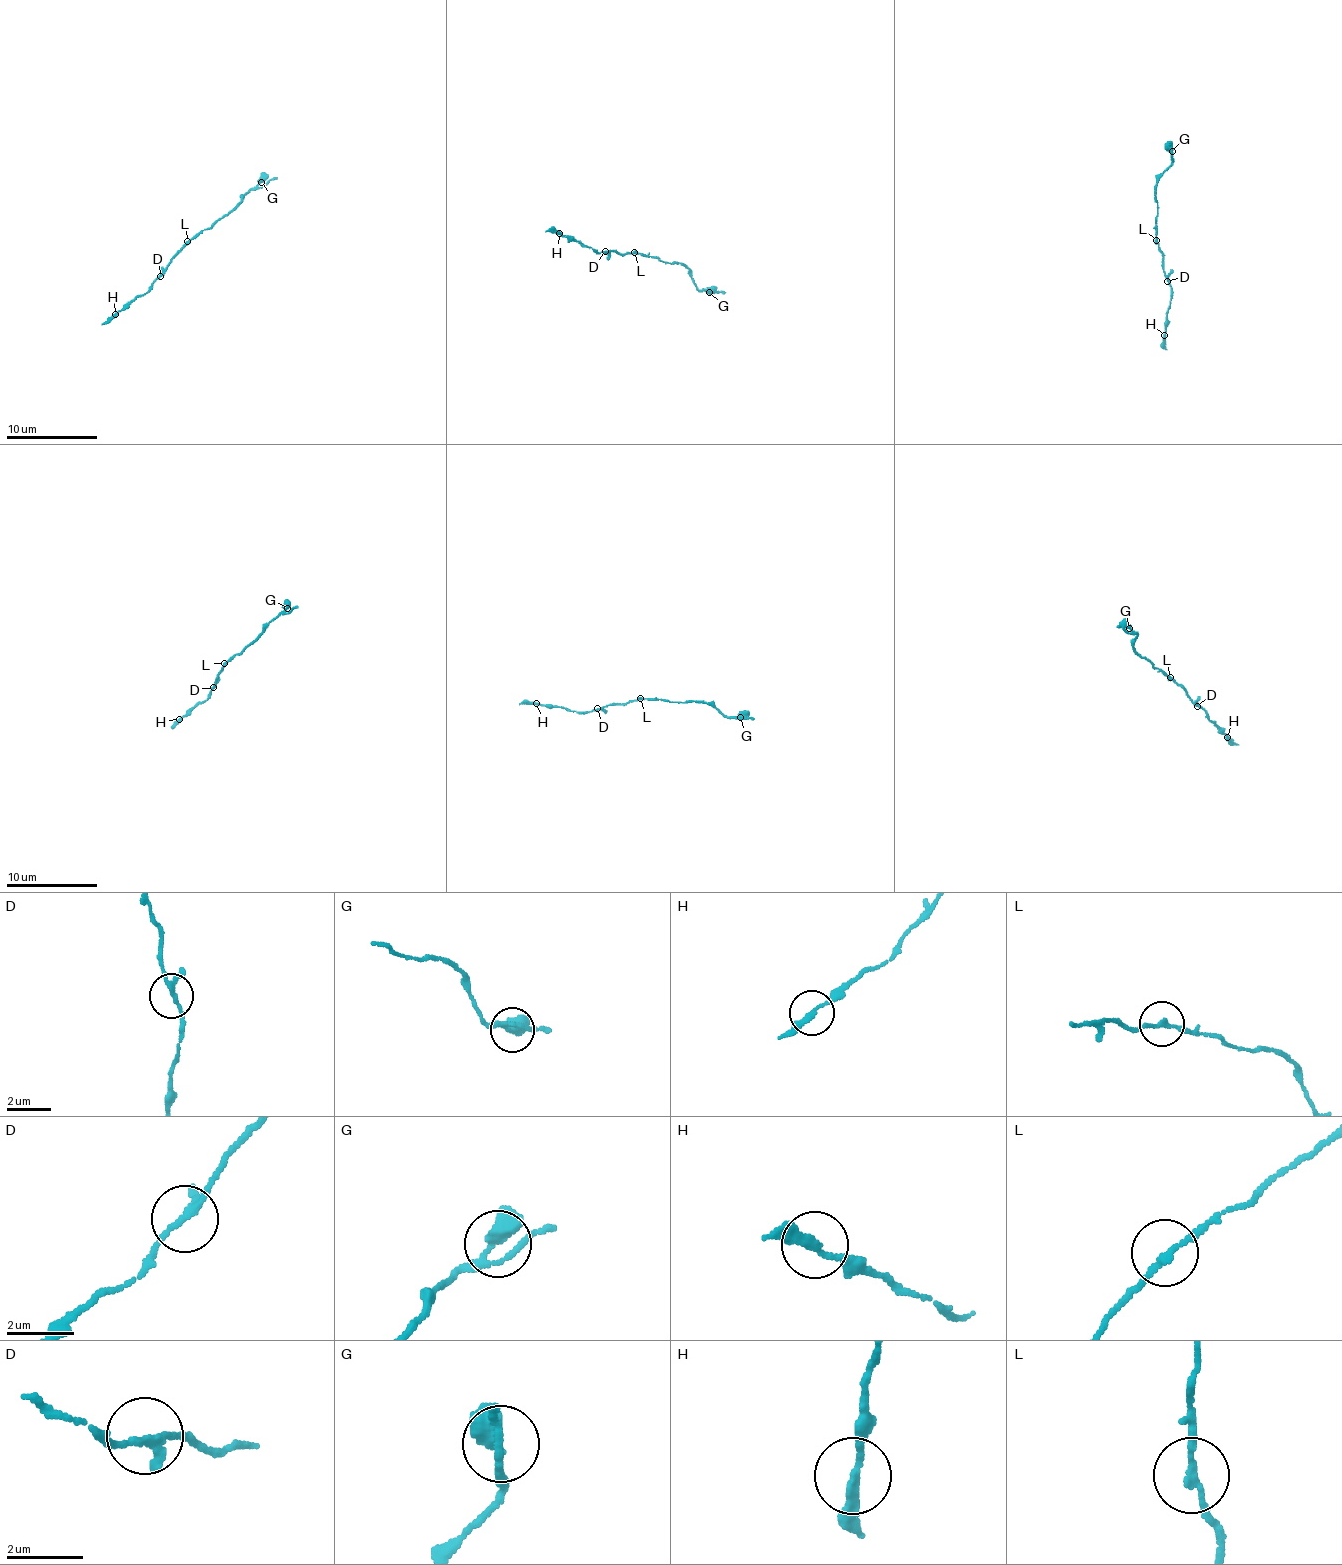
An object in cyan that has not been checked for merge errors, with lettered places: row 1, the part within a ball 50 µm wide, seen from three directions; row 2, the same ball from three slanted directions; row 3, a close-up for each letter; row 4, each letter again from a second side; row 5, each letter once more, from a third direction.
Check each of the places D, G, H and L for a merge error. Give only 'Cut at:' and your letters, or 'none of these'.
Cut at: none of these

